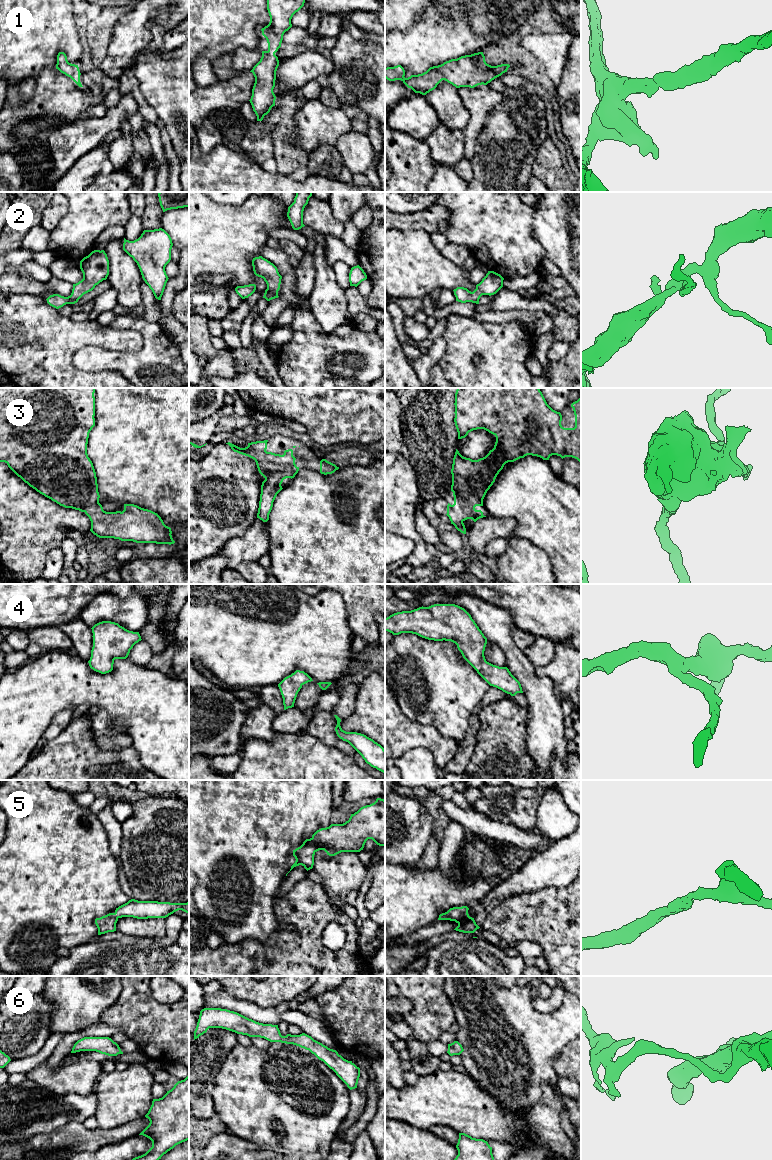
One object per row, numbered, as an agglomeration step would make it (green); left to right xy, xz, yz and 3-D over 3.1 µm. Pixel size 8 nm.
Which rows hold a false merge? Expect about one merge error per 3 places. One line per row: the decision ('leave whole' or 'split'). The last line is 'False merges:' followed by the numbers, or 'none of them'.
1: leave whole
2: leave whole
3: leave whole
4: leave whole
5: leave whole
6: leave whole
False merges: none of them

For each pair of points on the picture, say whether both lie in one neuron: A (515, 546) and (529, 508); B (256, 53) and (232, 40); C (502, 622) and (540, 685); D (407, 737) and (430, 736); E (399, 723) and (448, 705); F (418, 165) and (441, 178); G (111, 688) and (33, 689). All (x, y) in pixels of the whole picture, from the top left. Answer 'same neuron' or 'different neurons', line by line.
A: different neurons
B: different neurons
C: same neuron
D: same neuron
E: different neurons
F: different neurons
G: same neuron

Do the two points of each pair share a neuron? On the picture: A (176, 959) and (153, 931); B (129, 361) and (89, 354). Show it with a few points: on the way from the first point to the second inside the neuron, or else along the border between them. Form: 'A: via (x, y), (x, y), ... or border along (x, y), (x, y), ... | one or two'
A: border along (136, 936), (147, 936), (159, 941) | two
B: via (119, 361), (99, 359) | one

